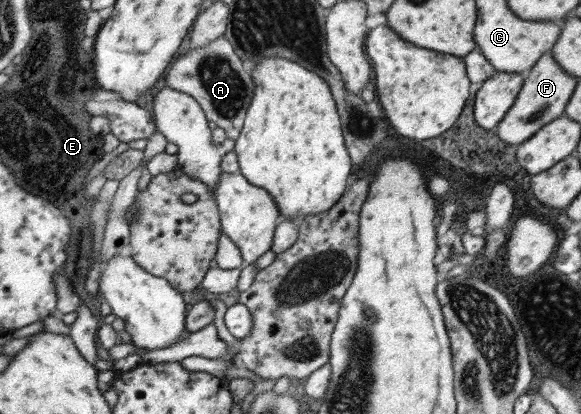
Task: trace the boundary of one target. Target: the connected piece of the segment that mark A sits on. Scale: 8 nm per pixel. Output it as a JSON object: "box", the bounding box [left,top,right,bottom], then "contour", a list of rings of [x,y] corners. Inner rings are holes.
{"box":[163,35,254,140],"contour":[[[224,35],[218,36],[207,46],[191,48],[180,58],[175,58],[163,80],[165,88],[183,92],[199,103],[206,120],[221,128],[225,138],[235,140],[239,137],[254,85],[250,73],[245,71]]]}

